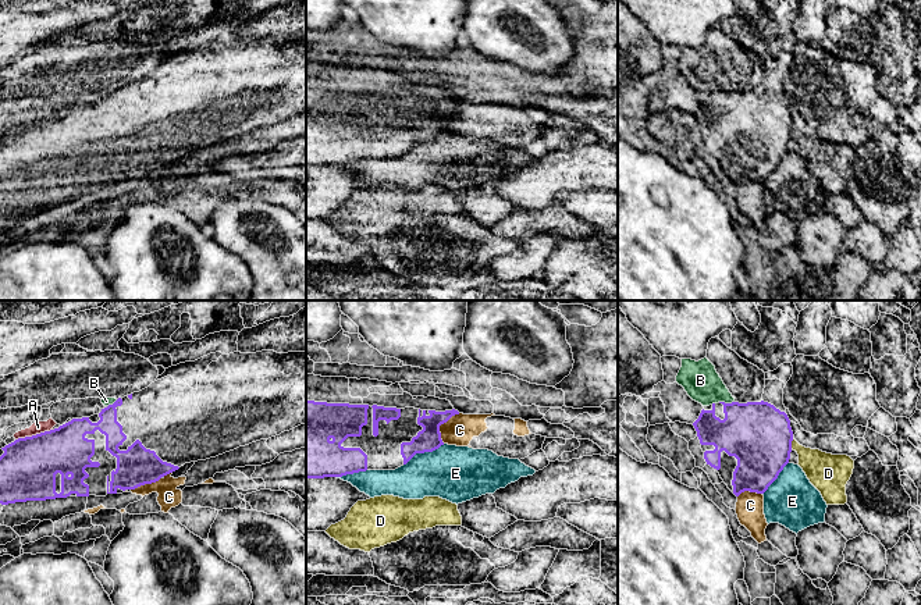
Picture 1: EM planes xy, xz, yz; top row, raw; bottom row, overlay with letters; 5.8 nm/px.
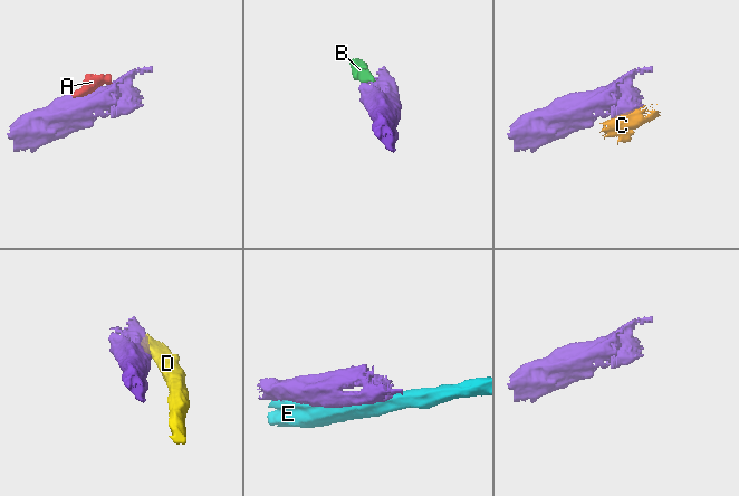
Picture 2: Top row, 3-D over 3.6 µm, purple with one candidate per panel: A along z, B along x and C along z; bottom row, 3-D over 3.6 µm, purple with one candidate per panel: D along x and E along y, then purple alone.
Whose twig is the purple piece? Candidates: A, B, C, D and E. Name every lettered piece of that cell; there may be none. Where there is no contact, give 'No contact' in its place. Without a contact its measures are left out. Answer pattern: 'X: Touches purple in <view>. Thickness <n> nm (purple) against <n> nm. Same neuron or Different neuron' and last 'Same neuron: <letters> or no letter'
A: Touches purple in xy. Thickness 320 nm (purple) against 70 nm. Different neuron
B: Touches purple in yz. Thickness 380 nm (purple) against 220 nm. Different neuron
C: Touches purple in xz. Thickness 140 nm (purple) against 180 nm. Different neuron
D: Touches purple in yz. Thickness 380 nm (purple) against 200 nm. Different neuron
E: Touches purple in xz. Thickness 140 nm (purple) against 320 nm. Different neuron
Same neuron: no letter

